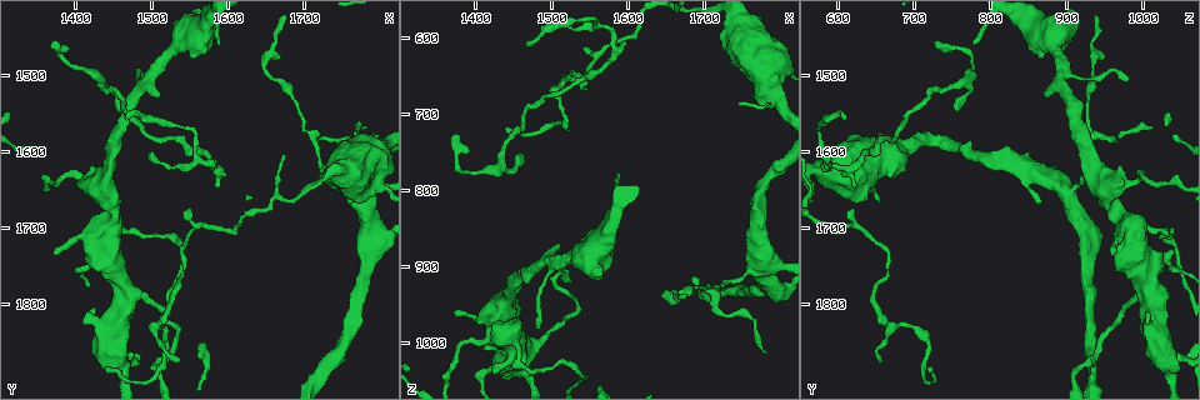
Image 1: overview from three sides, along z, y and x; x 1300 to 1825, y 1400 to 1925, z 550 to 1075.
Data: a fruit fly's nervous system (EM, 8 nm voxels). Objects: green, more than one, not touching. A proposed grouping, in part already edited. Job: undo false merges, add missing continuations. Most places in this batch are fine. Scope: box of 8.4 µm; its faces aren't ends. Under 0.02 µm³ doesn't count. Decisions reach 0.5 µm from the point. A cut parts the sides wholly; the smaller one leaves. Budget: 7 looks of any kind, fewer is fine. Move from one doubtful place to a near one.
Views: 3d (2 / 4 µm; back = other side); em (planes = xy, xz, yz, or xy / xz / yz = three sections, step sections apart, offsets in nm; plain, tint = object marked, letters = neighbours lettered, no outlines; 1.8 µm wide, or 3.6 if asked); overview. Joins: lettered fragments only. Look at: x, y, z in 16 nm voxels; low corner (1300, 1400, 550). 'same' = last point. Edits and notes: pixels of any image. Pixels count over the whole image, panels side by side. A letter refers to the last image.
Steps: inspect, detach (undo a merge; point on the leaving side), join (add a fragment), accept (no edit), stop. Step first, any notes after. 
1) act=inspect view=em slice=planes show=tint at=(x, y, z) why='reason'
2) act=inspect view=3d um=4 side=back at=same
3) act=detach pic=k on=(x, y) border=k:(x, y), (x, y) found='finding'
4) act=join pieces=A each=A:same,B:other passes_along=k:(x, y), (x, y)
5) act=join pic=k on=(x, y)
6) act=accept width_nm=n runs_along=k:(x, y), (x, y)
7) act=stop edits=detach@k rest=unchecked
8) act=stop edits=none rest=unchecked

act=inspect view=3d um=2 side=back at=(1390, 1480, 775) why='sudden change in width'

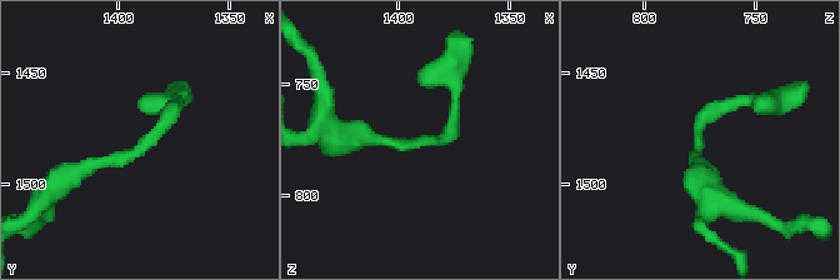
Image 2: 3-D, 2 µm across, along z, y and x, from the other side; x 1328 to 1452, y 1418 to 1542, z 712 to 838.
act=inspect view=em slice=yz step=4 show=tint at=(1388, 1483, 773)

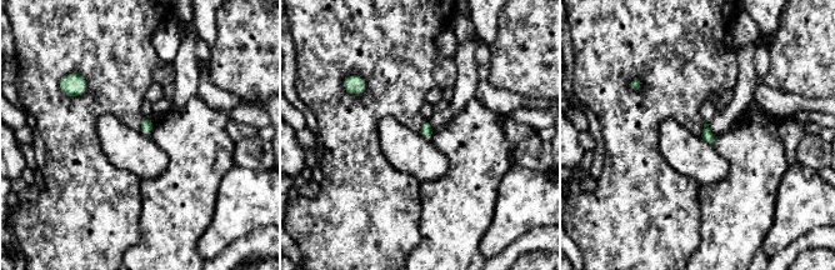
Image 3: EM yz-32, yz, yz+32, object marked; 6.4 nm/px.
act=inspect view=em slice=planes show=letters at=same why='another direction'

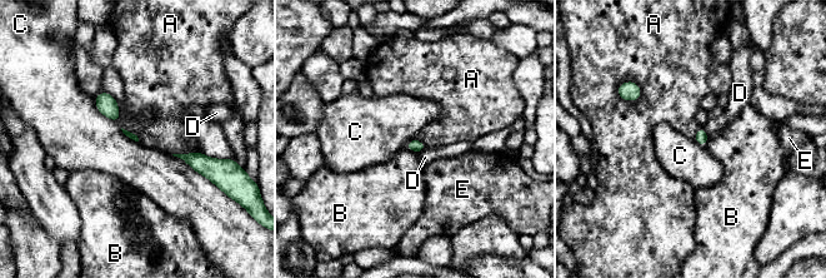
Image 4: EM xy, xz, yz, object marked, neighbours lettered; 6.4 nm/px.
act=accept each=A:other,B:other,C:other,D:other,E:other found='continuous, no second neuron'

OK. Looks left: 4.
act=inspect view=em slice=xy step=4 show=tint at=(1505, 1825, 670) why='abrupt turn'

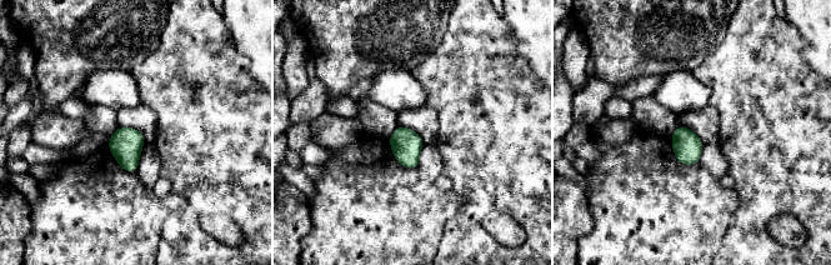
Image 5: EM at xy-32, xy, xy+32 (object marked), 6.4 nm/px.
act=inspect view=em slice=planes show=tint at=same

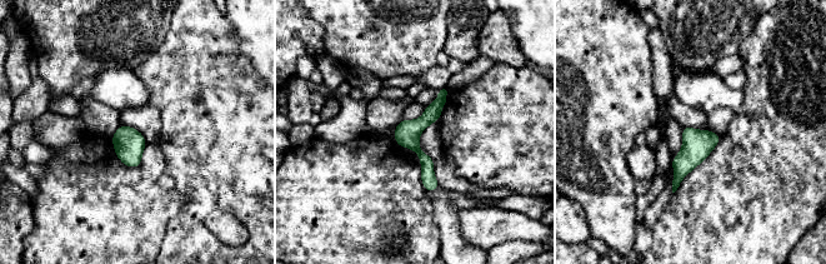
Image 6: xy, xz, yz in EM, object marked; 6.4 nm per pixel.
act=inspect view=em slice=planes show=letters at=same why='what lies round it'

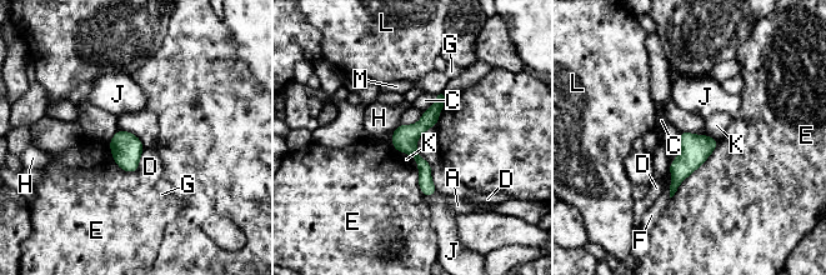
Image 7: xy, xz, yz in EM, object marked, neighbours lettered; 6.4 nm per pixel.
act=accept width_nm=160 each=A:other,C:other,D:other,E:other,F:other,G:other,H:other,J:other,K:other,L:other,M:other found='all the same neuron'

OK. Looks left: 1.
act=stop edits=none rest=unchecked

